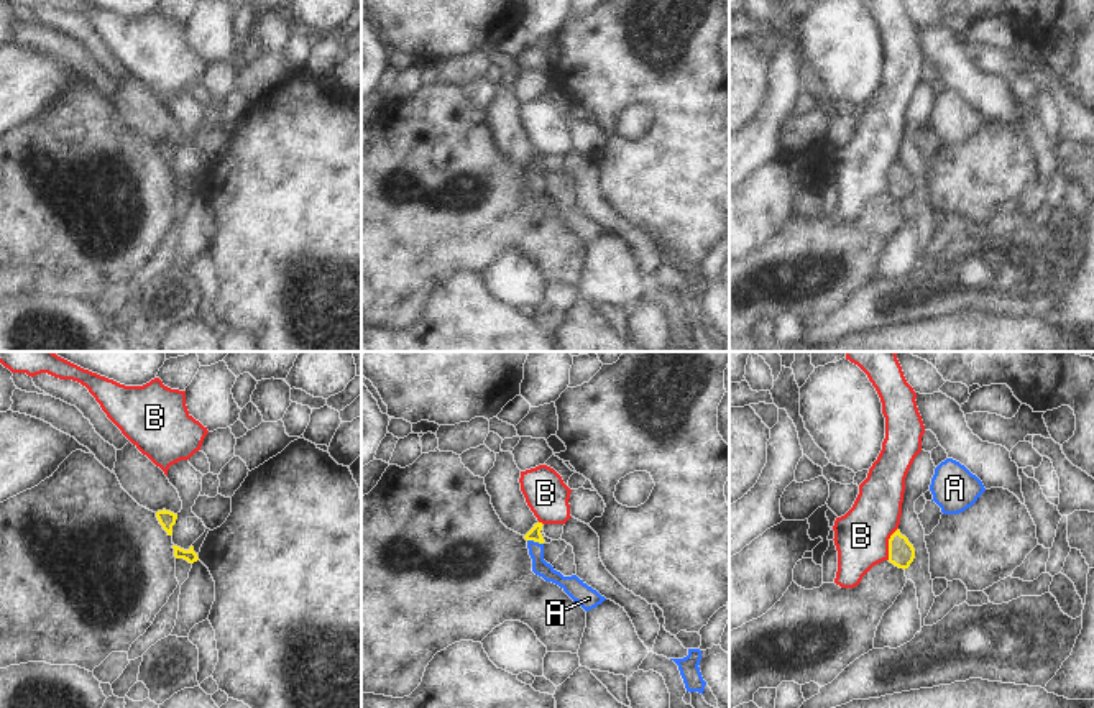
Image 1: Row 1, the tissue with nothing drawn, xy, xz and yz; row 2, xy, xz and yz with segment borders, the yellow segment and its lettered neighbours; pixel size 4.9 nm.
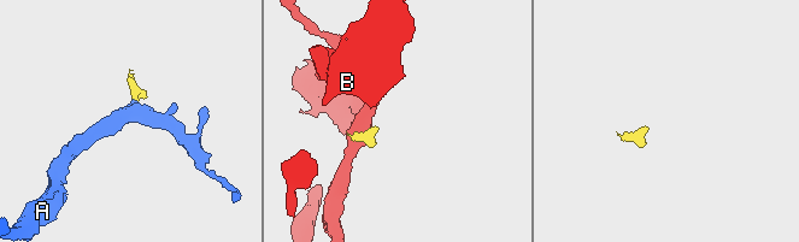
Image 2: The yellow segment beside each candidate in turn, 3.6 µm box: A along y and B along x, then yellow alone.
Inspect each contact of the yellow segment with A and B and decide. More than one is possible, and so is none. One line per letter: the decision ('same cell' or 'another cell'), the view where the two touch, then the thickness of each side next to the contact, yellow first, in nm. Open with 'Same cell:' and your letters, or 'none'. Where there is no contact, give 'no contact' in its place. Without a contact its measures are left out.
Same cell: A
A: same cell; meets yellow in xz; 70 nm thick on the yellow side, 80 nm on the other
B: another cell; meets yellow in yz; 130 nm thick on the yellow side, 280 nm on the other

